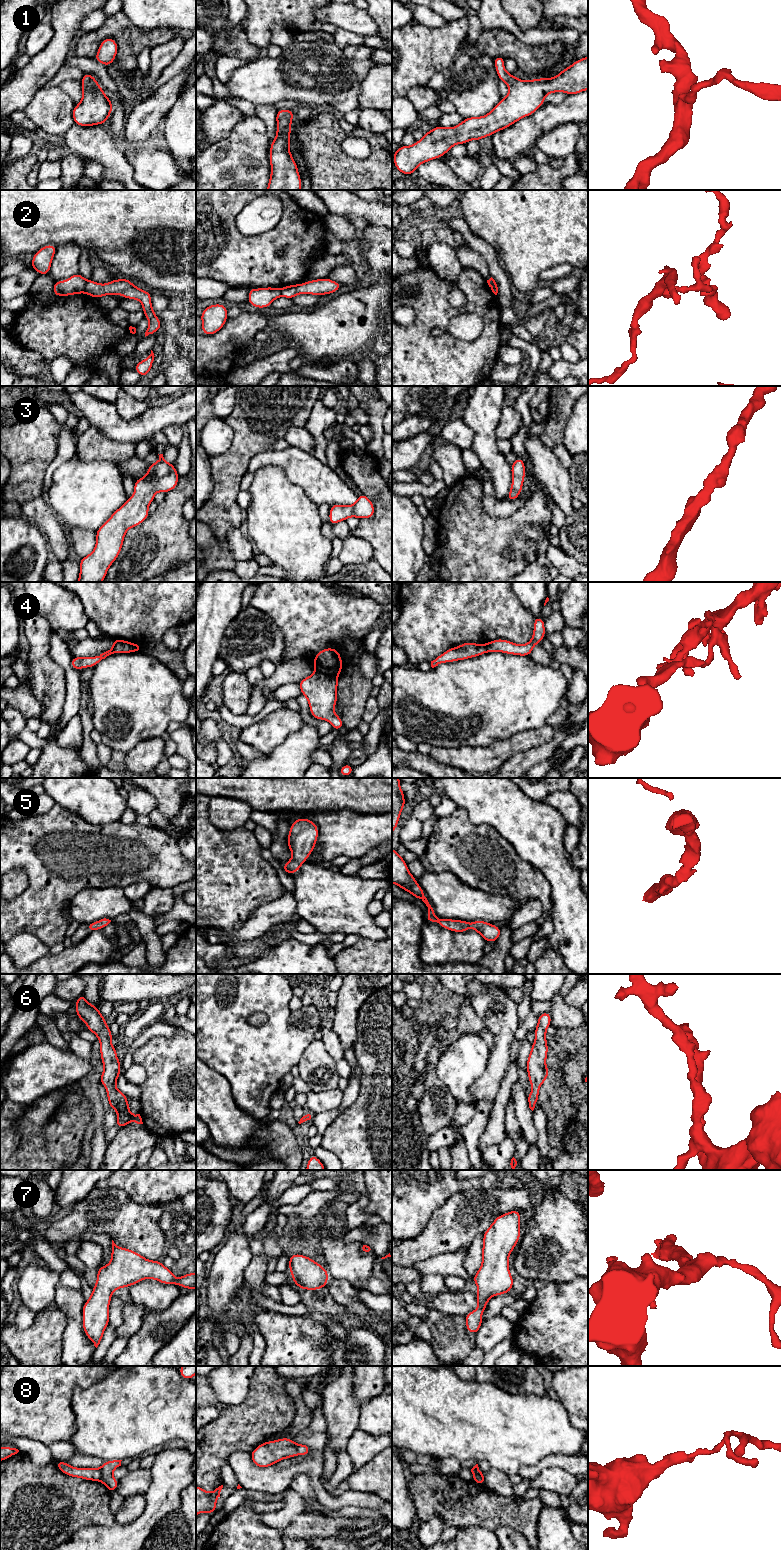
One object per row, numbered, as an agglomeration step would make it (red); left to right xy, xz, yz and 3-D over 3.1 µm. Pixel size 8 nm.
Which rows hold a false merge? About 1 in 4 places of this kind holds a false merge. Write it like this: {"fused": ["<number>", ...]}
{"fused": ["2", "4", "8"]}

